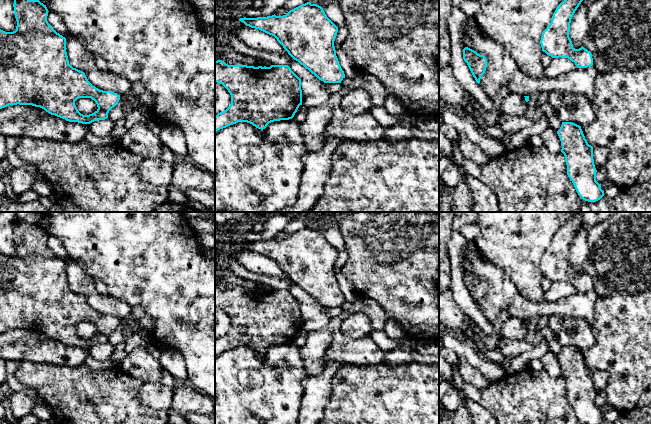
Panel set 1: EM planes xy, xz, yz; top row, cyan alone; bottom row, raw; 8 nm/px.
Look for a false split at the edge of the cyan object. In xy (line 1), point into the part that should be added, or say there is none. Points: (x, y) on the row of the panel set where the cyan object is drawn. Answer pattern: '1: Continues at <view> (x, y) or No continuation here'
1: No continuation here

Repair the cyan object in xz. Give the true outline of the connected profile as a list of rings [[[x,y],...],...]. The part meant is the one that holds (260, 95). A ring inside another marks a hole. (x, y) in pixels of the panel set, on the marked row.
[[[217,60],[215,82],[222,84],[231,95],[230,106],[215,115],[215,132],[238,122],[247,122],[263,130],[271,122],[292,119],[302,105],[301,79],[288,65],[254,67],[228,65]]]

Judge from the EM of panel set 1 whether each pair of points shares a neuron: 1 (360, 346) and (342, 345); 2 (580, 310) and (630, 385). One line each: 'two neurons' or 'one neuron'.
1: one neuron
2: two neurons

